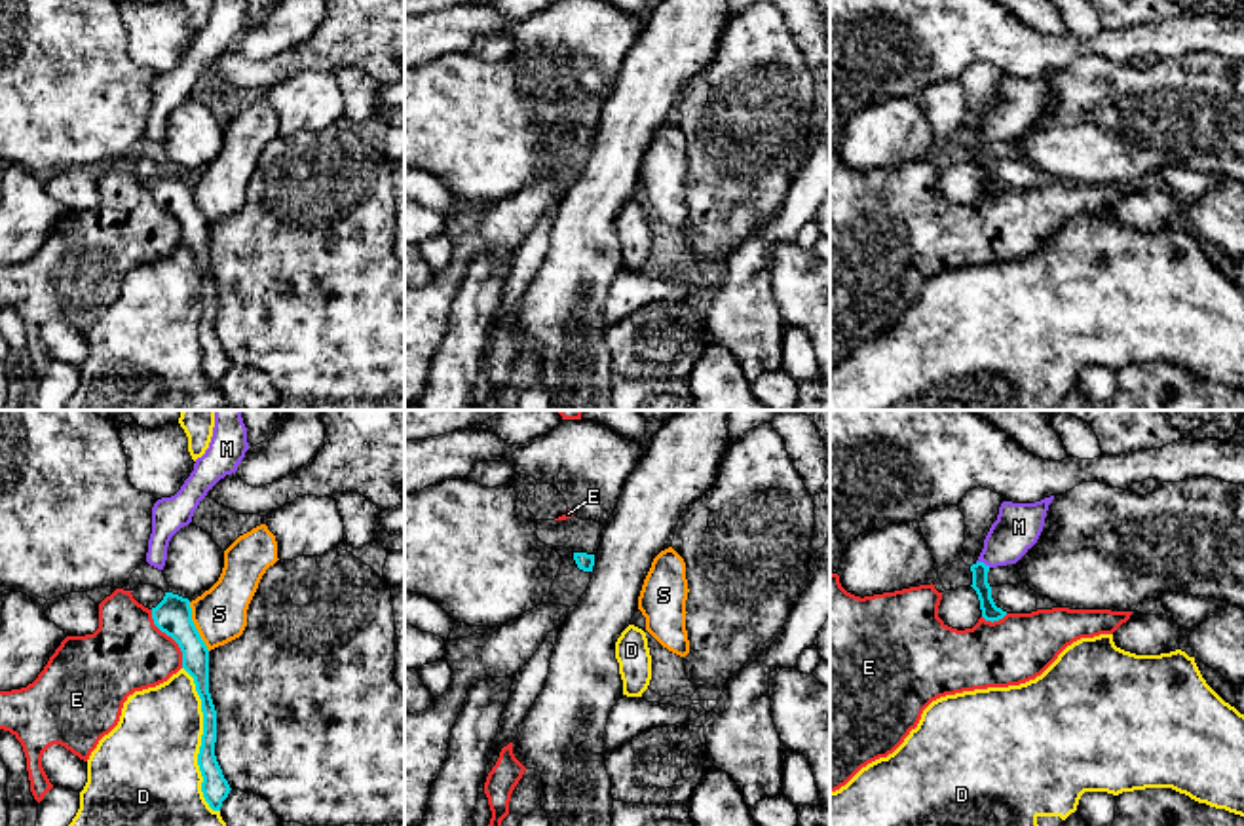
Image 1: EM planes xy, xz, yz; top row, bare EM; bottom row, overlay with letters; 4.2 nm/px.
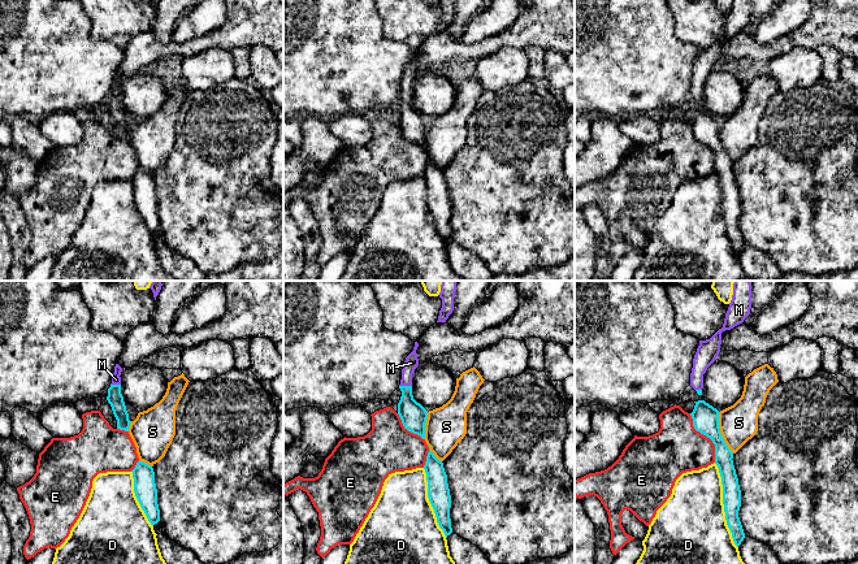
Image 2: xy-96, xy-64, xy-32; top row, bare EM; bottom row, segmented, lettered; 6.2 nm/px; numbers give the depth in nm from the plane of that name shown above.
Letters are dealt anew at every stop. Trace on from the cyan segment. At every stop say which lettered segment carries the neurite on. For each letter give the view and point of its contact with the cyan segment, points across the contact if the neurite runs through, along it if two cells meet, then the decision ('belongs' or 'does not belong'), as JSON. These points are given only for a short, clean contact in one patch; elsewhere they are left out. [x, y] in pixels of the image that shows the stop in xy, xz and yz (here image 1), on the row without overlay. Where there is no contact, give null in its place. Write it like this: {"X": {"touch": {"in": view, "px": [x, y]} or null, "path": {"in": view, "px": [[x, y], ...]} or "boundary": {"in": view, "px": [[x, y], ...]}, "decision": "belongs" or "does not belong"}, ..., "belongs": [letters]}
{"D": {"touch": {"in": "xy", "px": [202, 316]}, "decision": "does not belong"}, "E": {"touch": {"in": "xy", "px": [171, 211]}, "decision": "does not belong"}, "M": {"touch": {"in": "yz", "px": [982, 137]}, "path": {"in": "yz", "px": [[990, 187], [980, 160], [982, 137], [1018, 101]]}, "decision": "belongs"}, "S": {"touch": {"in": "xy", "px": [194, 202]}, "decision": "does not belong"}, "belongs": ["M"]}

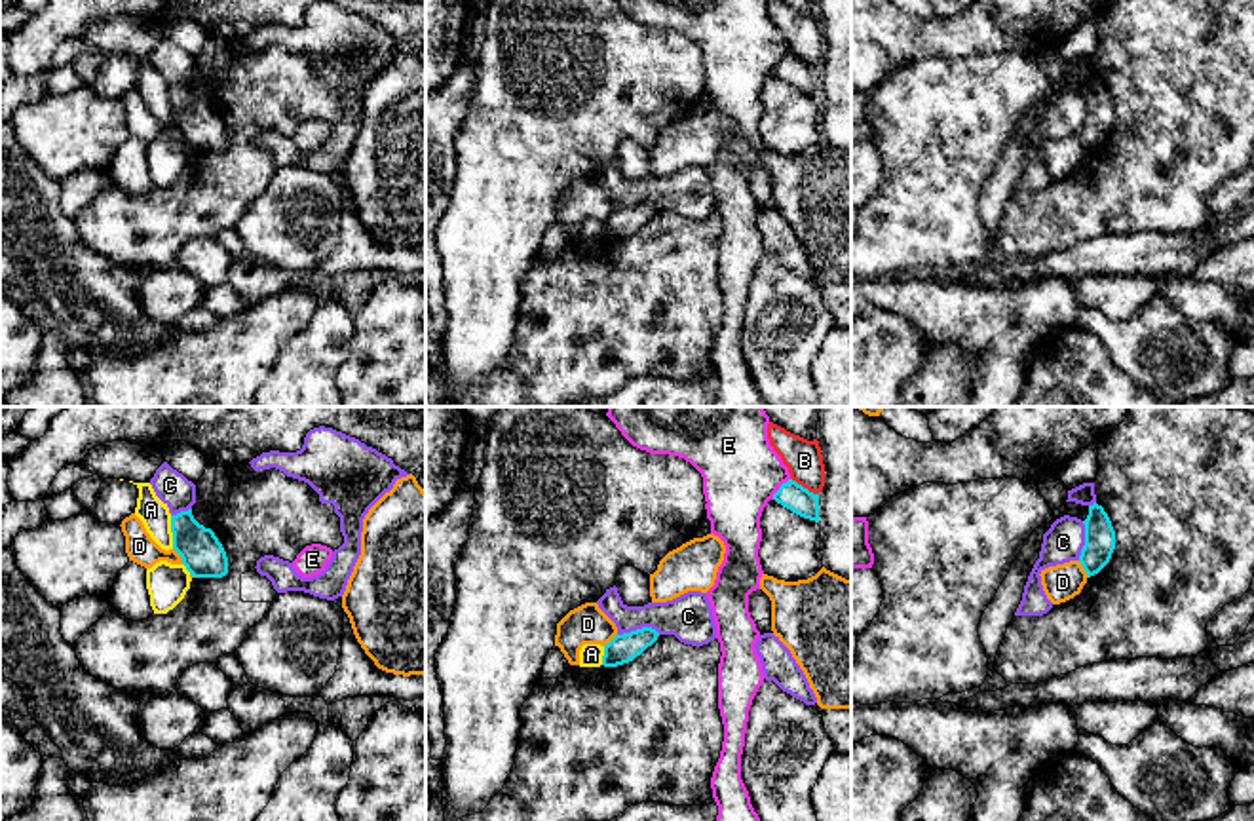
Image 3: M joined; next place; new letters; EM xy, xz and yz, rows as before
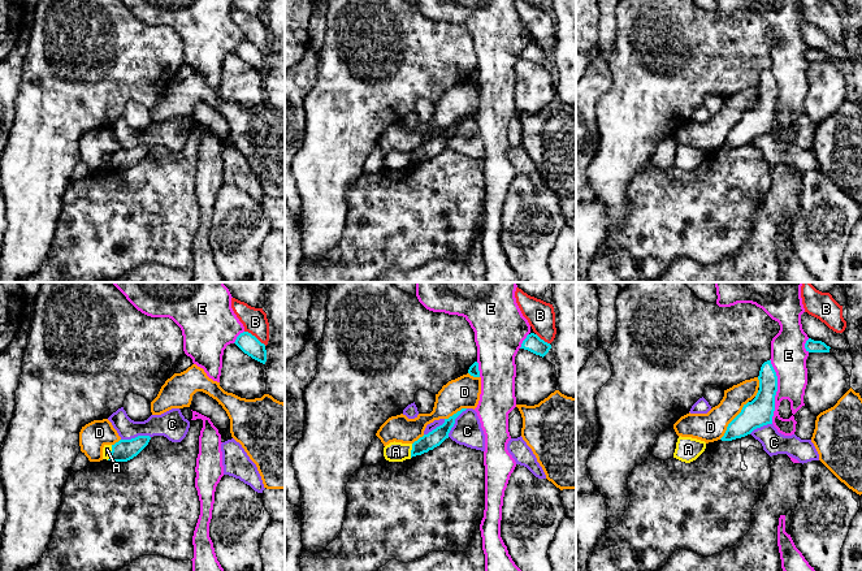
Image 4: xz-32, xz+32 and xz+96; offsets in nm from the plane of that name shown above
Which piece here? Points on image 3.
{"A": {"touch": {"in": "xy", "px": [171, 105]}, "boundary": {"in": "xy", "px": [[170, 90], [173, 122]]}, "decision": "does not belong"}, "B": {"touch": {"in": "xz", "px": [802, 61]}, "decision": "does not belong"}, "C": {"touch": {"in": "xz", "px": [639, 204]}, "decision": "does not belong"}, "D": {"touch": {"in": "yz", "px": [1083, 143]}, "decision": "does not belong"}, "E": {"touch": {"in": "xz", "px": [779, 63]}, "decision": "does not belong"}, "belongs": []}

